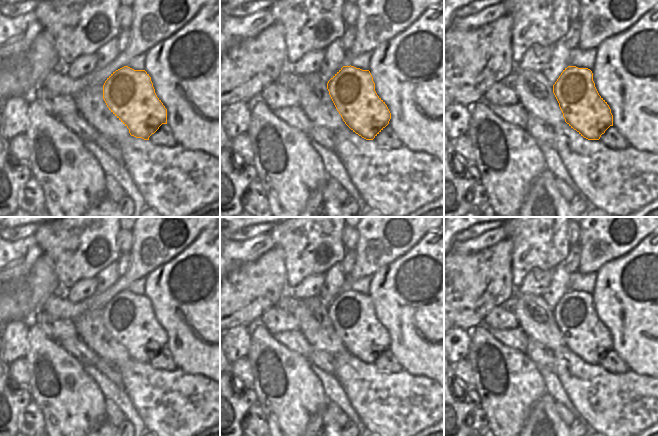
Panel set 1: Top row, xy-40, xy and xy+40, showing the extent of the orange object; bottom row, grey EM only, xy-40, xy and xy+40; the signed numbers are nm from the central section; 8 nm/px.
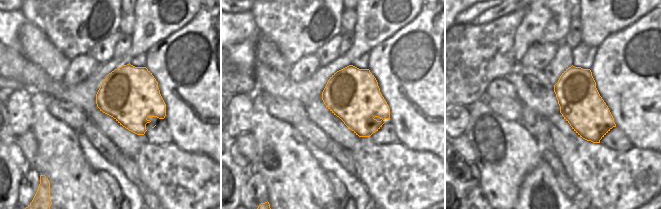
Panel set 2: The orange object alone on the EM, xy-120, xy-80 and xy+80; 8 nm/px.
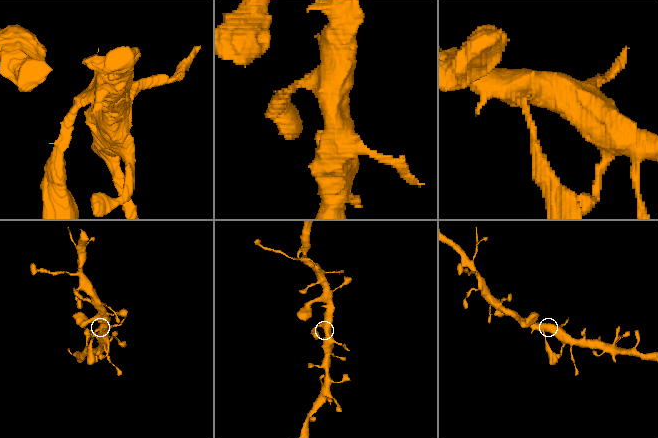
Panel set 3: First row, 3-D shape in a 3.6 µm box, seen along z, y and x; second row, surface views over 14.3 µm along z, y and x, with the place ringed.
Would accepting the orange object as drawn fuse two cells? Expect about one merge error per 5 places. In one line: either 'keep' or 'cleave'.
keep

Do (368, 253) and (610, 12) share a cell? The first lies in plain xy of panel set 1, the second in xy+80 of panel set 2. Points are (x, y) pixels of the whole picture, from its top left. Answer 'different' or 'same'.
same

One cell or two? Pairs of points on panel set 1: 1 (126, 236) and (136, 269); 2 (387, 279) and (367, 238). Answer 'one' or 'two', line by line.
1: two
2: two

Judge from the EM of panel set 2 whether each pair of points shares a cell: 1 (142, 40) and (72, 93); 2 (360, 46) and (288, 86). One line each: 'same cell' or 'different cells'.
1: same cell
2: same cell

